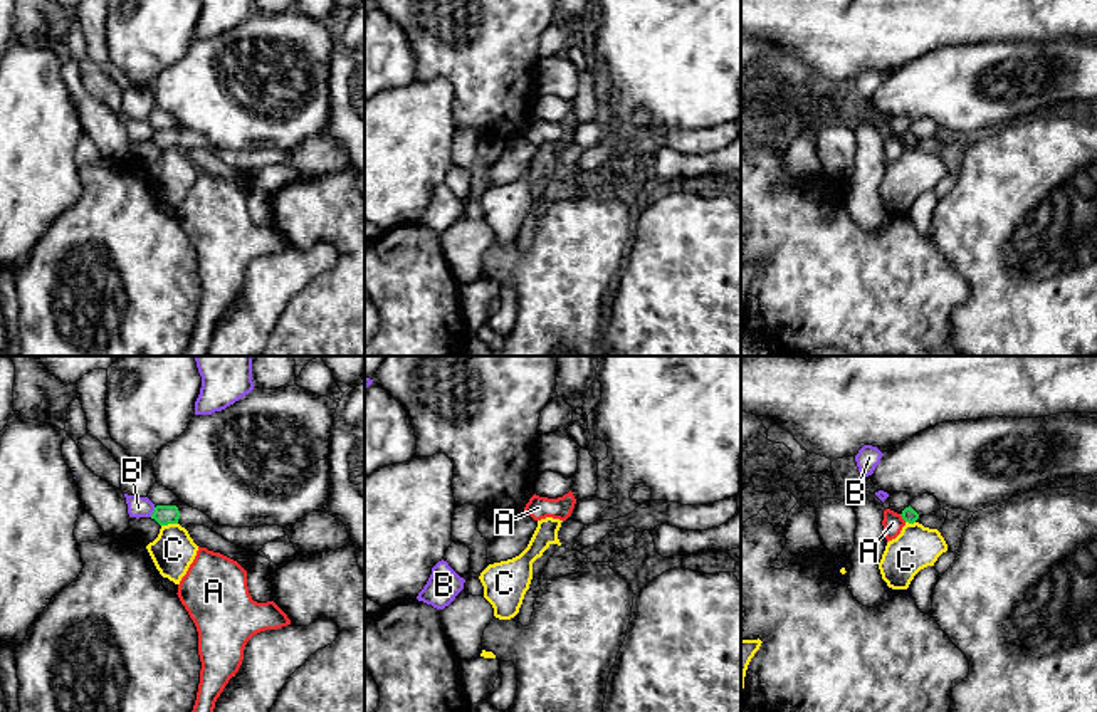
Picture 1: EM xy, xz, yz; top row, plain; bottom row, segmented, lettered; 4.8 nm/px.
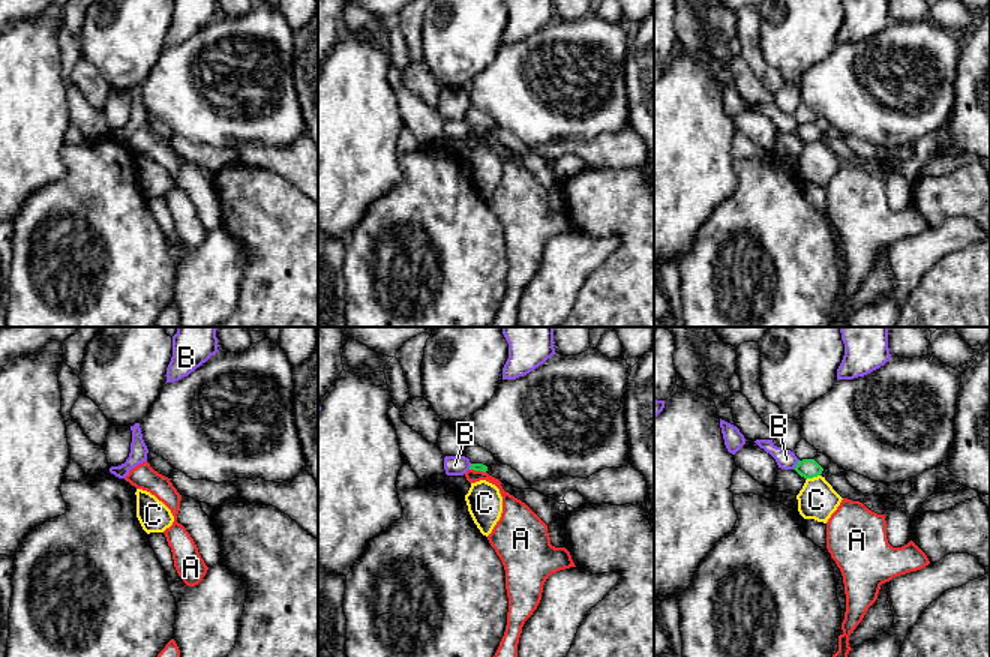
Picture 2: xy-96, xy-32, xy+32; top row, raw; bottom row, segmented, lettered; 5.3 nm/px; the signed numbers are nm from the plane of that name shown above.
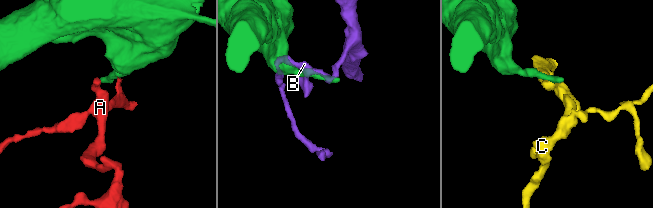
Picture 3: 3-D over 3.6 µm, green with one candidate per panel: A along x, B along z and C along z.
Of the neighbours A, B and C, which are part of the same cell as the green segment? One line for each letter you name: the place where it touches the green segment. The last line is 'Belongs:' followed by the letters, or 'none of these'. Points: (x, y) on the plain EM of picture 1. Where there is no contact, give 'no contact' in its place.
Belongs: none of these

